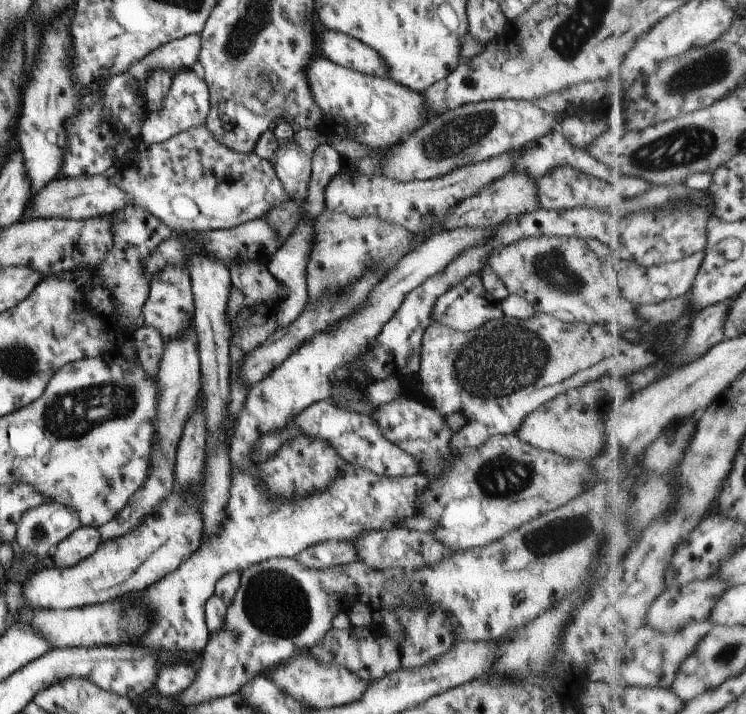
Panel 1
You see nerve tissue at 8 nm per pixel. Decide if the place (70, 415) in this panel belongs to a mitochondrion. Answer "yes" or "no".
yes

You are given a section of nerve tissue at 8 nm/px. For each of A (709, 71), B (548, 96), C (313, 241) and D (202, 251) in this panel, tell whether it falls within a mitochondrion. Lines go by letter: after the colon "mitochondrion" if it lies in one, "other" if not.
A: mitochondrion
B: other
C: other
D: other

